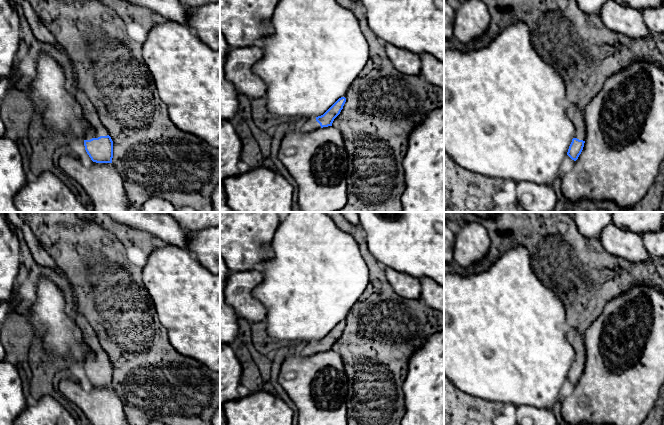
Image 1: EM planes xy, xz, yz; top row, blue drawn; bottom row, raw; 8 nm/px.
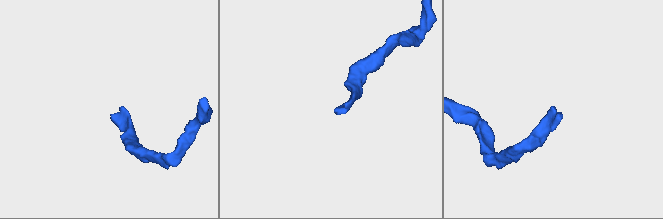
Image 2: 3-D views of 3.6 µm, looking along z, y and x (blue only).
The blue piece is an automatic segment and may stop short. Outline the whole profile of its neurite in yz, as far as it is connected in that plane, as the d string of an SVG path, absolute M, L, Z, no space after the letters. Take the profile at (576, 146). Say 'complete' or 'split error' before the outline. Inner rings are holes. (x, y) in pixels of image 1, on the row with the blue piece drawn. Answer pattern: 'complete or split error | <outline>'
split error | M577 102L567 103L567 115L575 127L575 133L569 146L567 155L576 161L581 154L586 139L586 122L584 113L579 108Z

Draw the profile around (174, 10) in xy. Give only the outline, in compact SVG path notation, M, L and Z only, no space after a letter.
M124 0L189 27L213 50L220 50L220 2L188 8L179 0Z

